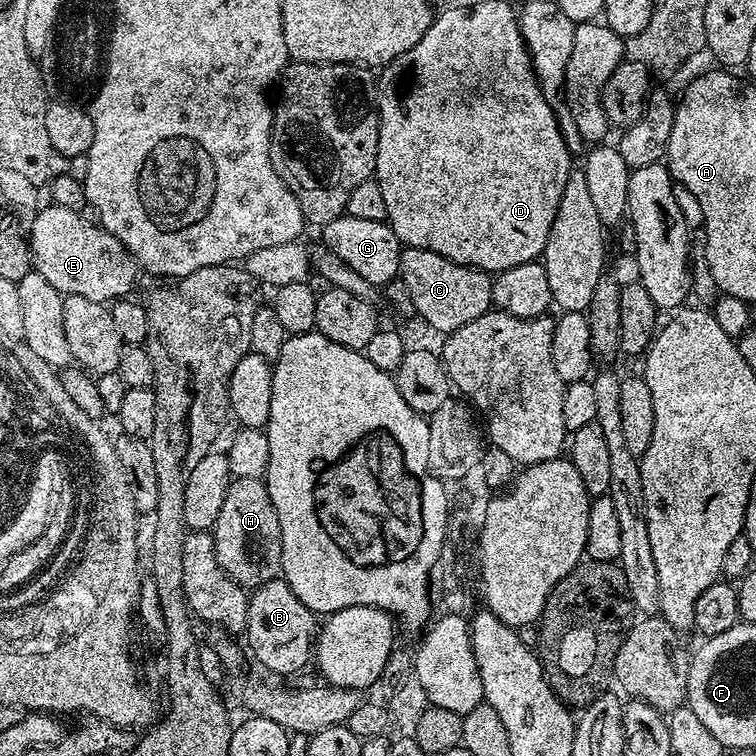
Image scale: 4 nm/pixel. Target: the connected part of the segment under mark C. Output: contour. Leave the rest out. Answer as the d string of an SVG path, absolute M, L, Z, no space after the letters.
M401 247L400 274L398 277L406 282L406 290L410 290L410 298L414 301L414 313L421 316L436 332L447 334L466 326L466 322L474 322L474 318L482 318L493 307L493 277L480 268L467 268L465 264L456 264L450 258L442 258L442 254L434 254L421 248Z

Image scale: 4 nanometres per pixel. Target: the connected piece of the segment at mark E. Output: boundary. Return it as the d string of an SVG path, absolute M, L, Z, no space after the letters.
M49 203L47 208L35 213L31 217L32 228L30 224L26 232L34 271L42 274L63 297L90 298L90 302L102 305L127 297L136 284L138 265L126 246L99 223L88 221L74 209L56 203Z

